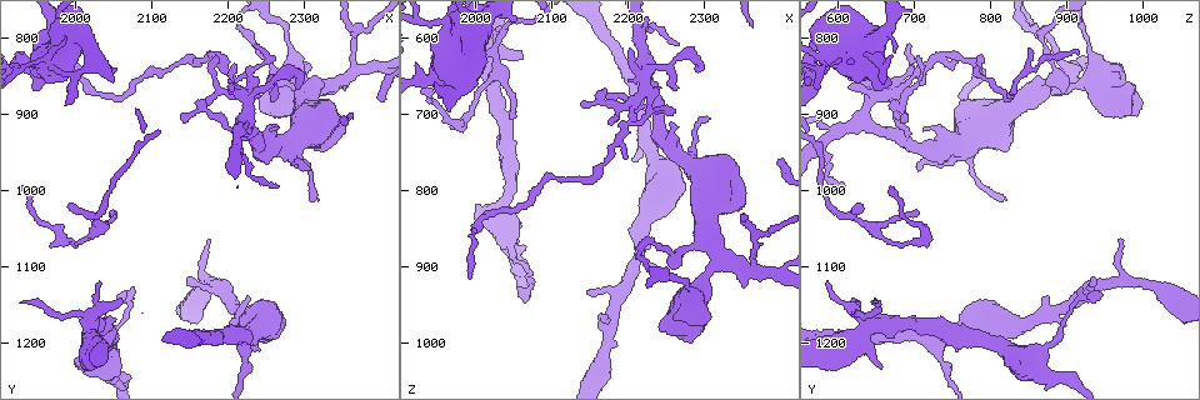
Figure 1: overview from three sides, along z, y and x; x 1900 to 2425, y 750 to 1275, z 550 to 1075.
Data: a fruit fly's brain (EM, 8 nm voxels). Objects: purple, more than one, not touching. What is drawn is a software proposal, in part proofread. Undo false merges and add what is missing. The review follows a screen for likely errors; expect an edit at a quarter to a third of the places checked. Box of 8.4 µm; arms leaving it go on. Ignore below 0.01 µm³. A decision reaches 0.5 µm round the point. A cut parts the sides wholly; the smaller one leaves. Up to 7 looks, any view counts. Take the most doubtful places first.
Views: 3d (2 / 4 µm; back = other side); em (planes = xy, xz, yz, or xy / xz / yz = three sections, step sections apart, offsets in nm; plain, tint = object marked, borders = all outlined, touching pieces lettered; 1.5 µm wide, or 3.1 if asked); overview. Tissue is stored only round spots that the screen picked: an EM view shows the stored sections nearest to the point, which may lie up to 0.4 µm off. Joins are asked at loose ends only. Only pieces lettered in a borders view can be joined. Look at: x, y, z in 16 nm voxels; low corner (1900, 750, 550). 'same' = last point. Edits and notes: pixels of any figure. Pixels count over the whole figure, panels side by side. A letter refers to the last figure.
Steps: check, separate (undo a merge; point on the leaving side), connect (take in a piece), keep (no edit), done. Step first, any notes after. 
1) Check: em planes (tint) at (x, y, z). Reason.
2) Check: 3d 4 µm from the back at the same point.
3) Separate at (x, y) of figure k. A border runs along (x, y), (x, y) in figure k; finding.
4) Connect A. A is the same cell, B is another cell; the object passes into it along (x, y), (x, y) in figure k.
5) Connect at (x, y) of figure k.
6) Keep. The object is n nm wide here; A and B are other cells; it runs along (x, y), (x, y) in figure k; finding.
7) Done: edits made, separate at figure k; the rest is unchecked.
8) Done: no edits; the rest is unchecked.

Check: 3d 4 µm at (1990, 815, 915). Free end.

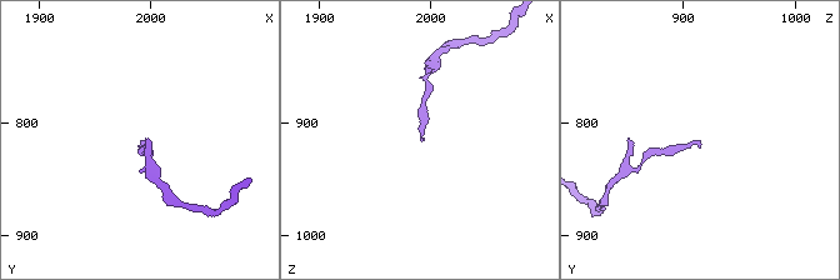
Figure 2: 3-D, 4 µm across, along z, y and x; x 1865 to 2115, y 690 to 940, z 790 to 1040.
Check: em yz step 4 (tint) at (1992, 816, 914). Shape alone is not enough.

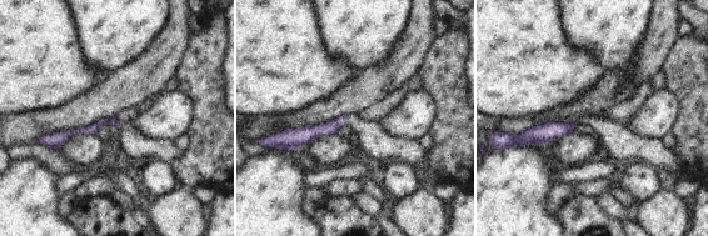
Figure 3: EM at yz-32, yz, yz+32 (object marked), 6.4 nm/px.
Check: em planes (borders) at the same point. Cut it another way.

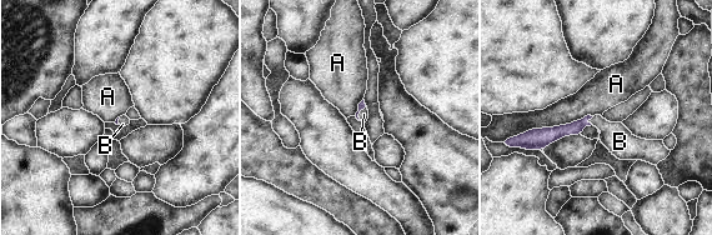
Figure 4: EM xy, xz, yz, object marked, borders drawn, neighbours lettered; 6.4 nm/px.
Connect at (620, 141) of figure 4. B is the same cell, A is another cell; the object passes into it along (576, 128), (588, 119), (620, 141) in figure 4; it goes on there.

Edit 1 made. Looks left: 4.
Check: overview. Redraw.

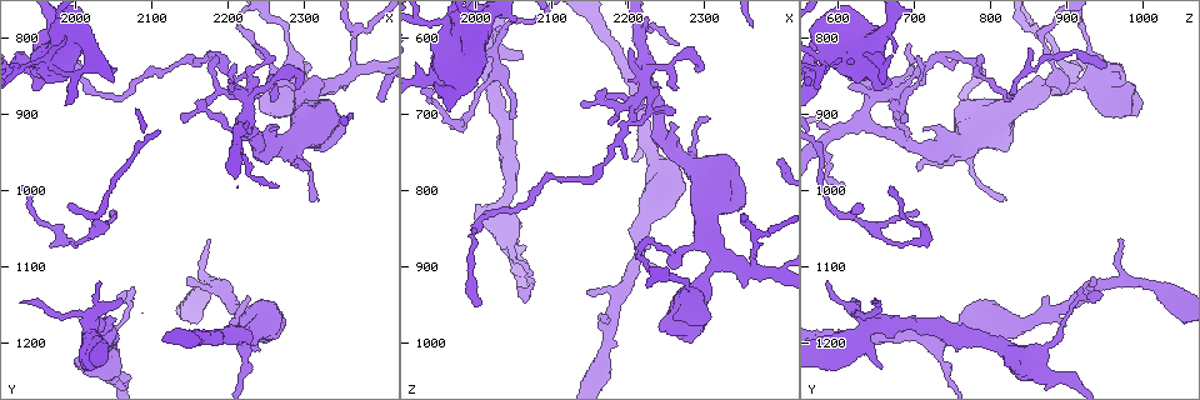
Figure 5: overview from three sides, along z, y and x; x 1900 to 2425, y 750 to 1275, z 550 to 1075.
Check: 3d 4 µm at (2065, 1145, 625). Free end.

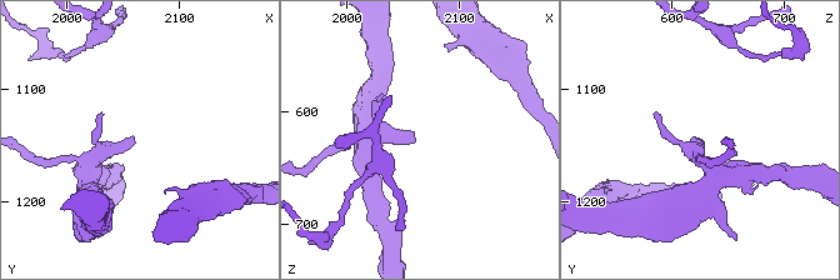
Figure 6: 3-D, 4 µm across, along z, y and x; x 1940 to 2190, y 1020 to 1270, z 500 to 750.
Check: em planes (borders) at (2060, 1146, 626). Need the tissue.

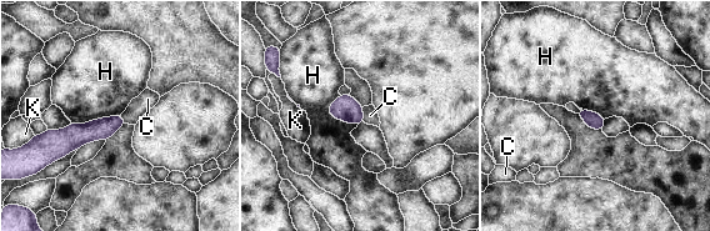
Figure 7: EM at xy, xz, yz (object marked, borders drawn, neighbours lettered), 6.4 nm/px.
Keep. C, H and K are other cells; none of them fits.

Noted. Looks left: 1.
Done: edits made, connect at figure 4; the rest is unchecked.

